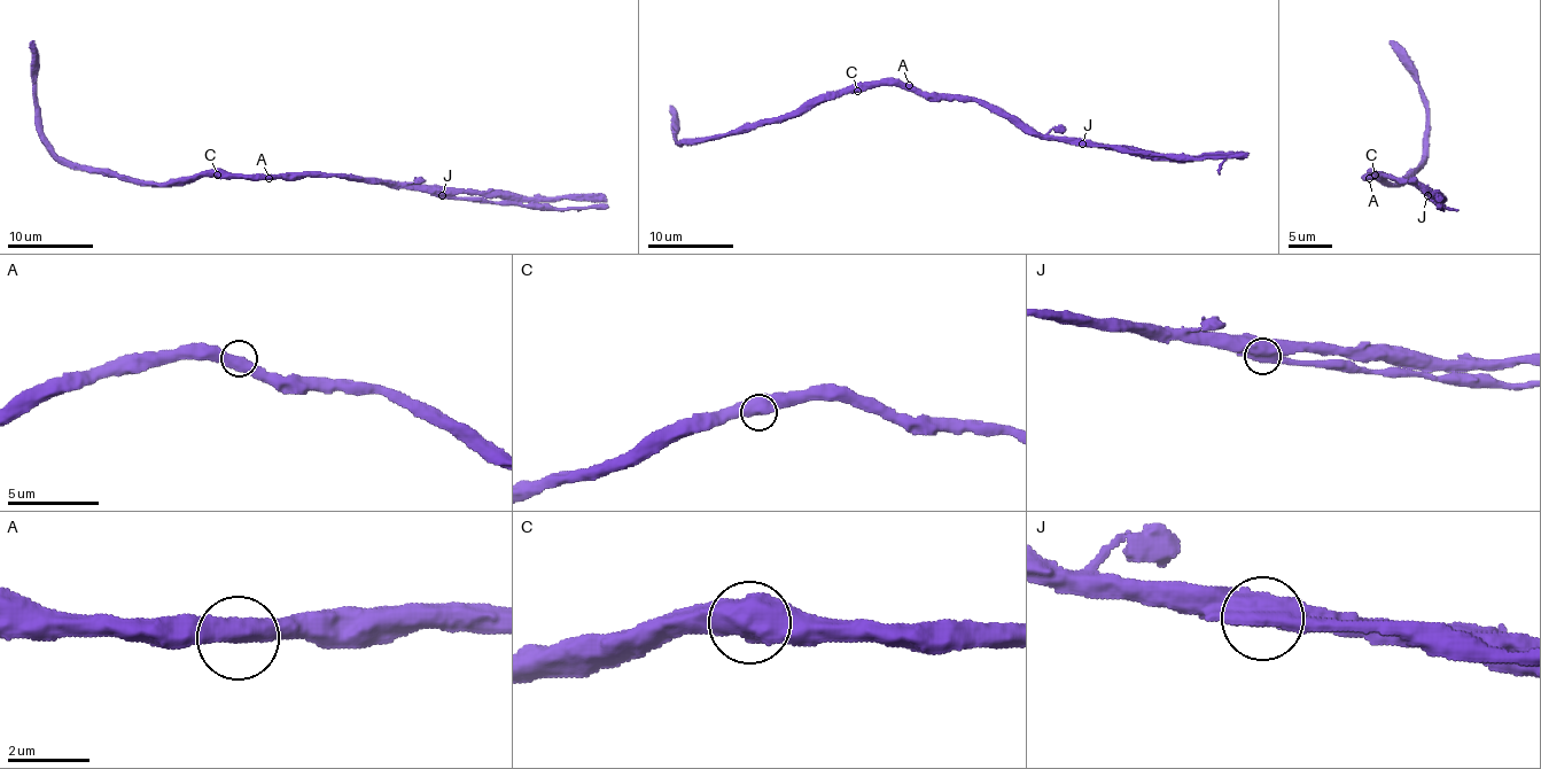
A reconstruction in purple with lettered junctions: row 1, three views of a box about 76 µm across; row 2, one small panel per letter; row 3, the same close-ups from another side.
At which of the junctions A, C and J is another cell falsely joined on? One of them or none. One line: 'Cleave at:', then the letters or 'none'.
Cleave at: J

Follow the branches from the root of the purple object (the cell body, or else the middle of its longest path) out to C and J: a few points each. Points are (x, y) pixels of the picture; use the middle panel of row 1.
C: (907, 91), (893, 85), (870, 85), (857, 91)
J: (907, 91), (983, 100), (1045, 136), (1067, 136), (1082, 145)

